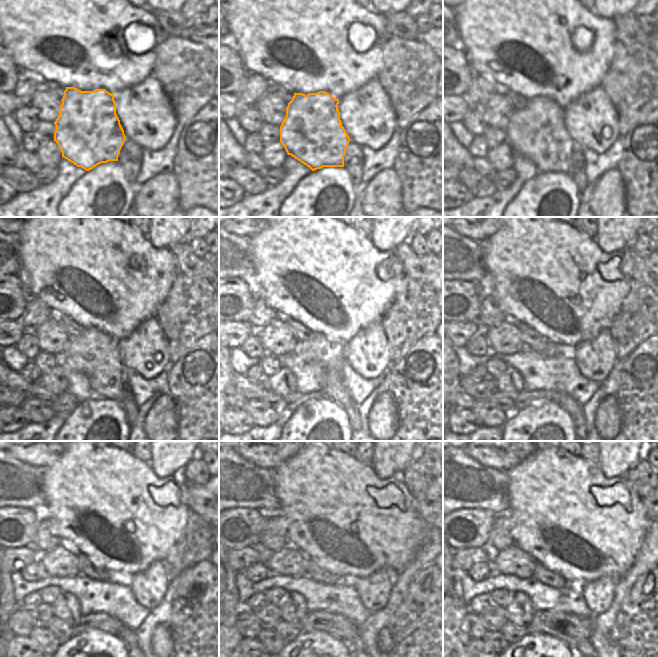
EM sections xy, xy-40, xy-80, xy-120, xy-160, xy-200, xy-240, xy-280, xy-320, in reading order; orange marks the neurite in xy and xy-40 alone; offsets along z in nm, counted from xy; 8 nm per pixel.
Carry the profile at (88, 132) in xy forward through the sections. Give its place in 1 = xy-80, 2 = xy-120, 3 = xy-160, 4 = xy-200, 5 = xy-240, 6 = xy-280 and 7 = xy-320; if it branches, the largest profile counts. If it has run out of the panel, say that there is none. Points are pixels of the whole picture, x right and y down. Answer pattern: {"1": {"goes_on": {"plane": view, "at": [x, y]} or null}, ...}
{"1": {"goes_on": {"plane": "xy-80", "at": [538, 132]}}, "2": {"goes_on": {"plane": "xy-120", "at": [95, 354]}}, "3": {"goes_on": {"plane": "xy-160", "at": [318, 349]}}, "4": {"goes_on": {"plane": "xy-200", "at": [565, 401]}}, "5": {"goes_on": {"plane": "xy-240", "at": [127, 635]}}, "6": {"goes_on": {"plane": "xy-280", "at": [357, 644]}}, "7": {"goes_on": {"plane": "xy-320", "at": [583, 644]}}}

